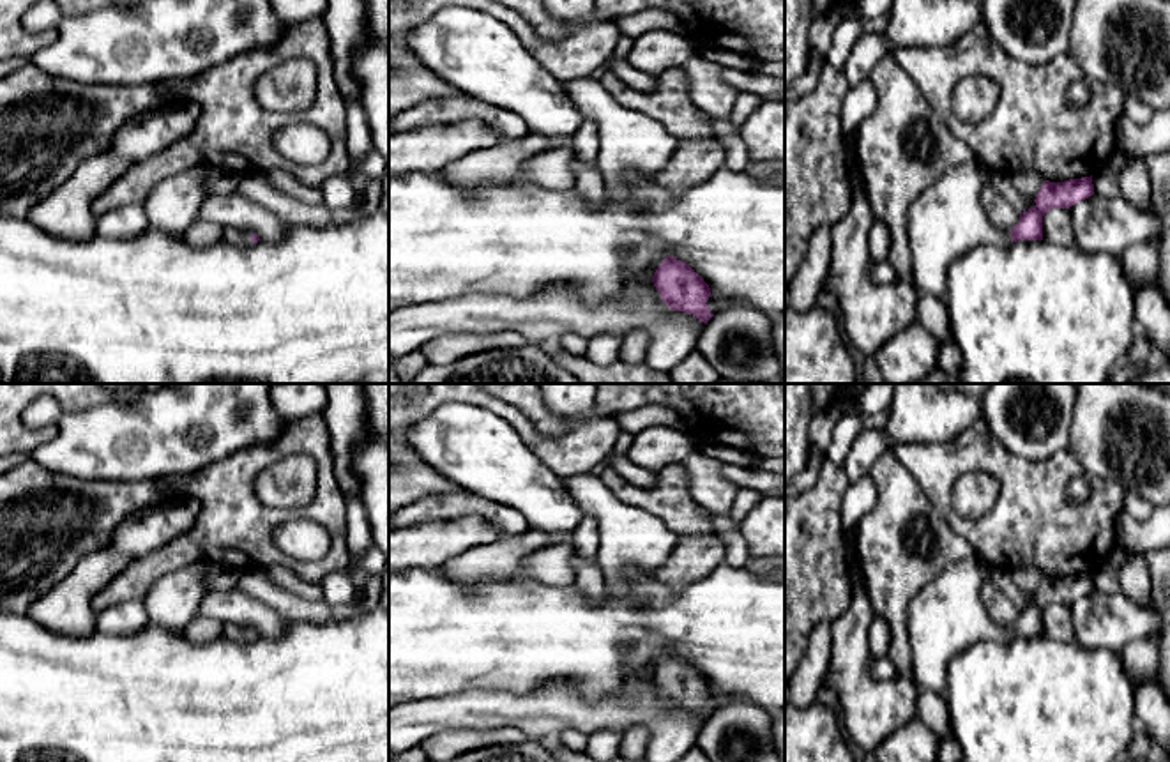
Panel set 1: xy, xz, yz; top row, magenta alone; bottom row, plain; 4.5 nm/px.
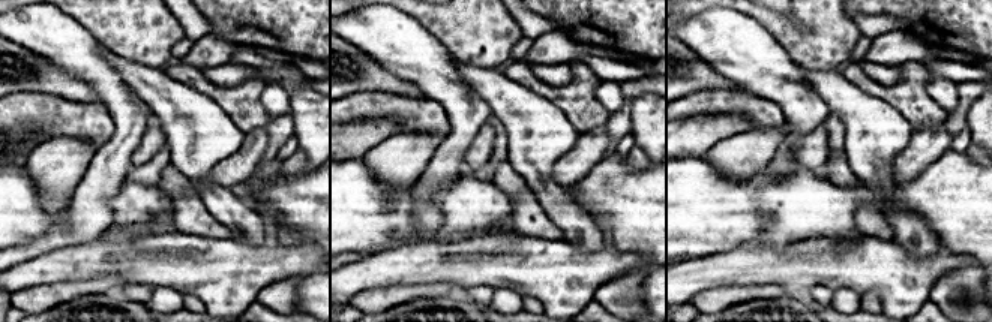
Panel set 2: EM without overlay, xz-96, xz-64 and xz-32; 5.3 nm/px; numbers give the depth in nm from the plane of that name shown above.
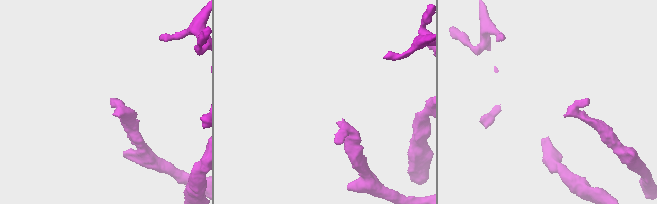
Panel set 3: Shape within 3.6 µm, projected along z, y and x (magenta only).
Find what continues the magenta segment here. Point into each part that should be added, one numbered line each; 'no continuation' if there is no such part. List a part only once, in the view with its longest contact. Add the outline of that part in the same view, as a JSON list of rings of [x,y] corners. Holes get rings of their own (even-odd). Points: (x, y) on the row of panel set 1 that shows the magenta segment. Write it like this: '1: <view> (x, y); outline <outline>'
1: yz (948, 220); outline [[[979,161],[949,168],[908,209],[912,283],[921,293],[947,295],[947,271],[965,253],[986,244],[1011,244],[1011,232],[991,225],[981,193],[986,168]]]

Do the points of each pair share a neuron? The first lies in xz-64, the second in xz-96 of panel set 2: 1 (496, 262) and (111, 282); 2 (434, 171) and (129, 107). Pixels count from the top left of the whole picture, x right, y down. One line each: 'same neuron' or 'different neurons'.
1: different neurons
2: same neuron

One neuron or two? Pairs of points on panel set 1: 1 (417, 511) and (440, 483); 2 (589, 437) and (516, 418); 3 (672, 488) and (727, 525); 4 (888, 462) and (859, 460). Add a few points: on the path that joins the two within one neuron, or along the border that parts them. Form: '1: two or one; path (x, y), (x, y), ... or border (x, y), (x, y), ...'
1: two; border (460, 488), (423, 495), (407, 506)
2: one; path (571, 442), (541, 442), (534, 435)
3: two; border (698, 508), (714, 531)
4: two; border (889, 448), (868, 474)

